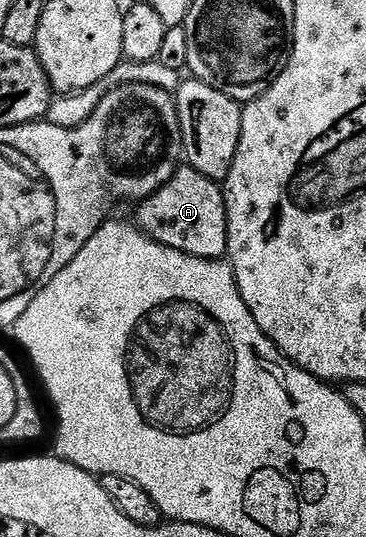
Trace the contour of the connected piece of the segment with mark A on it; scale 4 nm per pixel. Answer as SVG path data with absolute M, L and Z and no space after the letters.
M187 166L177 168L174 178L166 186L139 201L134 223L151 240L162 246L182 250L194 258L219 260L228 255L228 215L224 189L217 181L206 178L198 170Z

